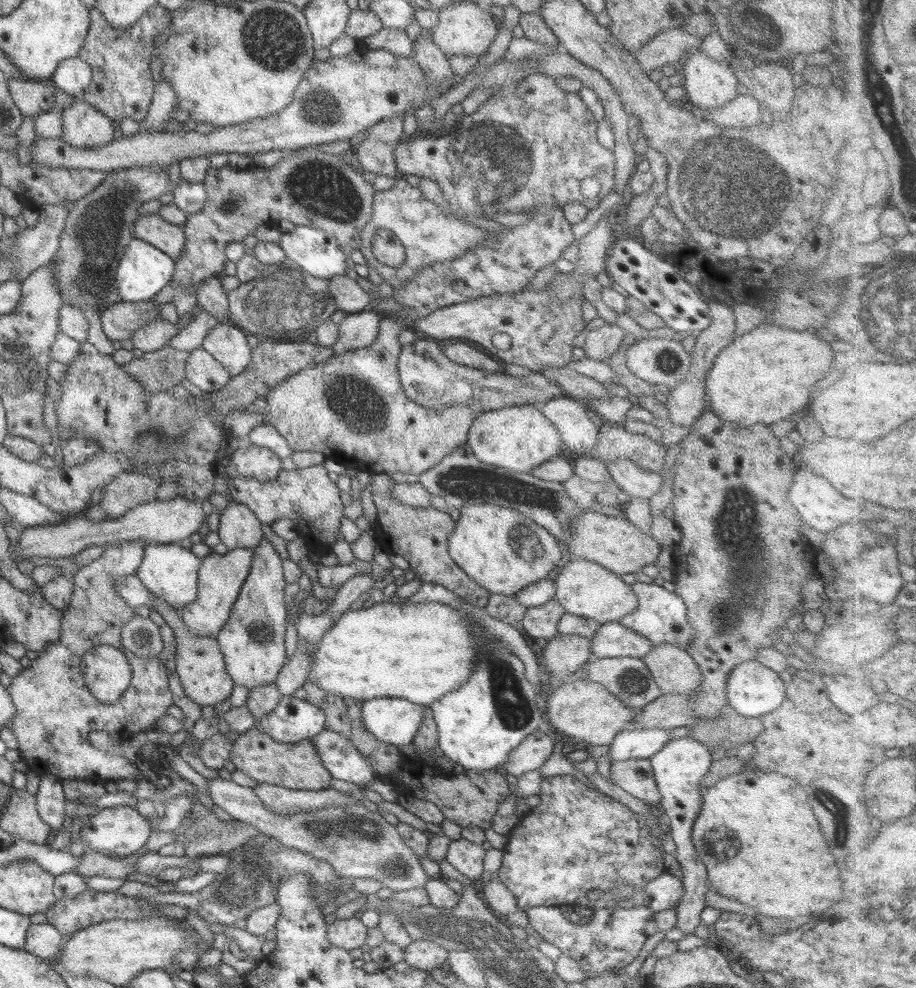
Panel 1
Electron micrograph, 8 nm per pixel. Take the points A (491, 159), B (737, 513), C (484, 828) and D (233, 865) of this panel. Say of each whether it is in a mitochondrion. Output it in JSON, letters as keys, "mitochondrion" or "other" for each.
{"A":"mitochondrion","B":"mitochondrion","C":"other","D":"mitochondrion"}

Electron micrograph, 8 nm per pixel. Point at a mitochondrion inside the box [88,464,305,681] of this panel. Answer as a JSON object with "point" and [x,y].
{"point":[258,632]}

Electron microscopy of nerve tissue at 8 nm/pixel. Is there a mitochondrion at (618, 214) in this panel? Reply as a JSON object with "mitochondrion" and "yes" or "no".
{"mitochondrion":"no"}

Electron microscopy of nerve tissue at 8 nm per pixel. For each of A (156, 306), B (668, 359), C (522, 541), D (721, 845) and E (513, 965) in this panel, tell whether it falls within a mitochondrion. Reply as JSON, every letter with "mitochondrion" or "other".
{"A":"other","B":"mitochondrion","C":"mitochondrion","D":"mitochondrion","E":"mitochondrion"}

